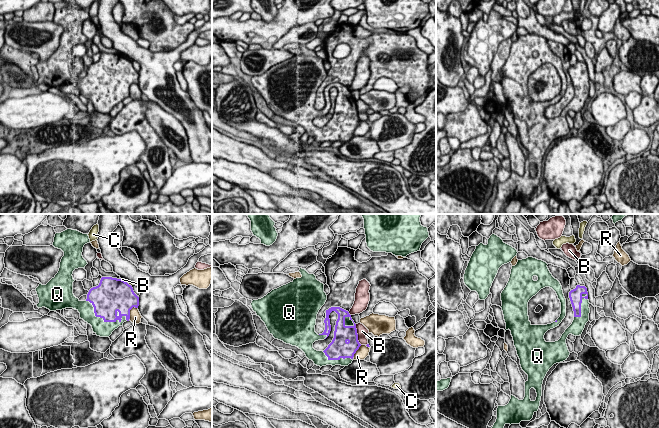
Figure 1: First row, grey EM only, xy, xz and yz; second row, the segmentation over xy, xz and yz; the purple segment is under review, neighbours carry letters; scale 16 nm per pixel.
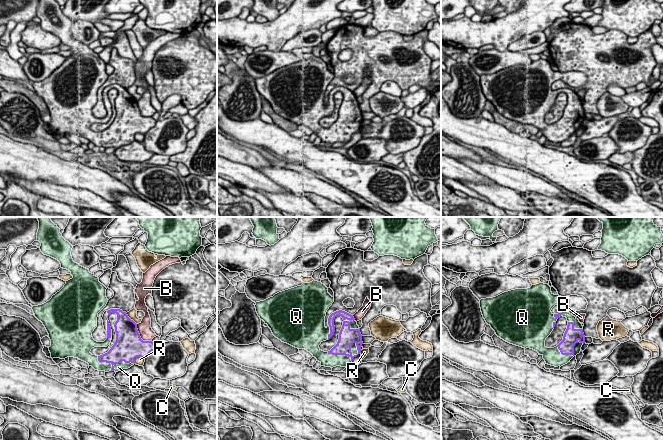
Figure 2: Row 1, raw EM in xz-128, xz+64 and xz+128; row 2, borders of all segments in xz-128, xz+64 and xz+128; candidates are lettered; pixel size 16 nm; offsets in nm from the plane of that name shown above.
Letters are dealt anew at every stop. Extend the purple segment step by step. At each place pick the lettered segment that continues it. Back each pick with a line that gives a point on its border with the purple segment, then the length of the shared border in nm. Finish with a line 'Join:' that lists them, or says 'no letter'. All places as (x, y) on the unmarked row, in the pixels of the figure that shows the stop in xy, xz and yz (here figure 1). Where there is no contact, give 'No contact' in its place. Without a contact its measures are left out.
Q: Touches purple at xy (104, 96). Shared border 750 nm
Join: Q

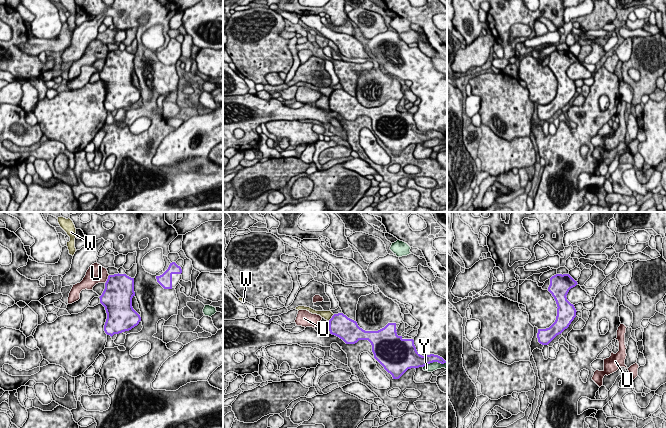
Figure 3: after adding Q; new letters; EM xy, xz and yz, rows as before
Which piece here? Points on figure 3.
Join: no letter

